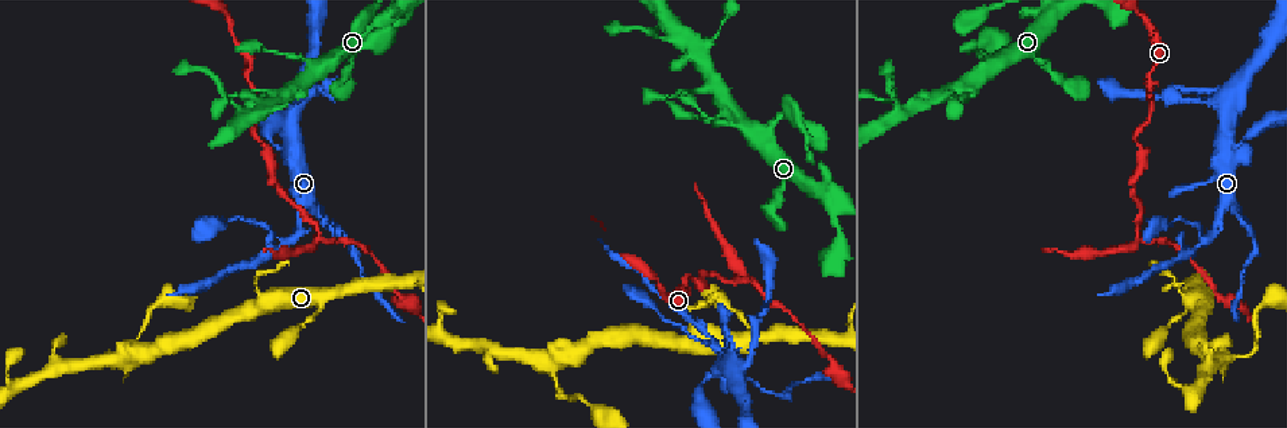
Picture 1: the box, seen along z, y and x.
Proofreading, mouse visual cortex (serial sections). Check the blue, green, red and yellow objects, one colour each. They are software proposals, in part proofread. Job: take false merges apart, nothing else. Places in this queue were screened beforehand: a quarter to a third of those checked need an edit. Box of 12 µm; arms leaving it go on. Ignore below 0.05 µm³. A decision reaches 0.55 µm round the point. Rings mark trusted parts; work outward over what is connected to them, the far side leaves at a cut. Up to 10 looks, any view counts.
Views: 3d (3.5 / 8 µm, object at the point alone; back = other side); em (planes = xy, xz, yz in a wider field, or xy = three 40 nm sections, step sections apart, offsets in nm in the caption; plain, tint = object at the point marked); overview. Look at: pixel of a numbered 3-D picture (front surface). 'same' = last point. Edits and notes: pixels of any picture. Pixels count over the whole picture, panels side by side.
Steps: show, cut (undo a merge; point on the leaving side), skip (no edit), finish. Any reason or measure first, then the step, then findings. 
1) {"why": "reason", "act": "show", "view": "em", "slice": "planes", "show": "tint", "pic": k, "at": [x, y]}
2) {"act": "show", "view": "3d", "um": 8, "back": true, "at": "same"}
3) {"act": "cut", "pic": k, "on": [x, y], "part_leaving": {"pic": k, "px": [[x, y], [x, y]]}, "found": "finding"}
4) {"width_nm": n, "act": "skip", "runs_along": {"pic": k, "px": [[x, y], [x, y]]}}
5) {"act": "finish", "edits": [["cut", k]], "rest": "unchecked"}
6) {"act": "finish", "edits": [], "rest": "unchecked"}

{"why": "four-way junction", "act": "show", "view": "3d", "um": 3.5, "back": true, "pic": 1, "at": [744, 365]}

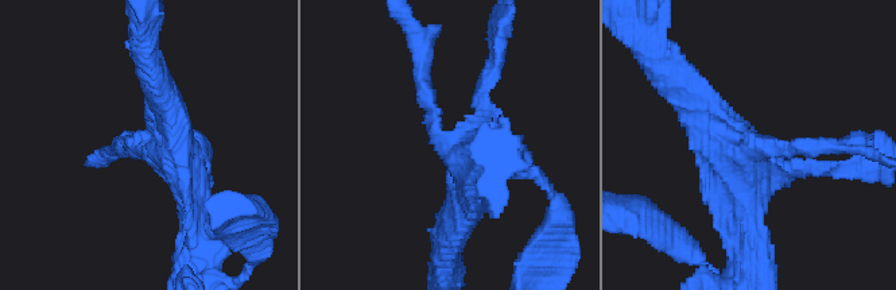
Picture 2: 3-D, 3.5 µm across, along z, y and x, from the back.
{"act": "show", "view": "em", "slice": "xy", "step": 2, "show": "tint", "pic": 2, "at": [151, 153]}

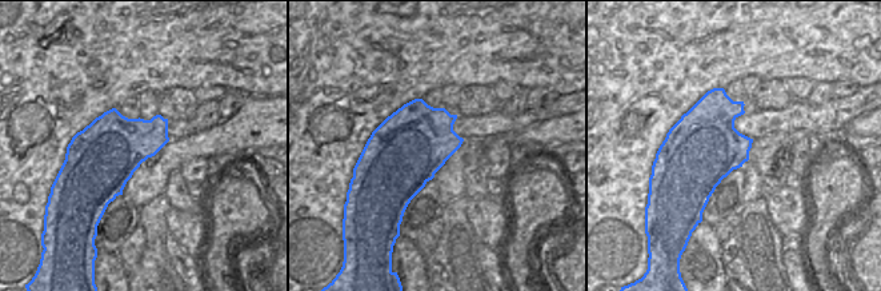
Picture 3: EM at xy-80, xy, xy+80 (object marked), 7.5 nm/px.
{"arm_widths_nm": [150, 200, 350, 400], "act": "skip", "runs_along": {"pic": 2, "px": [[748, 236], [741, 154], [682, 88]]}, "found": "all the same cell"}

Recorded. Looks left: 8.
{"why": "abrupt turn", "act": "show", "view": "3d", "um": 3.5, "pic": 1, "at": [320, 235]}

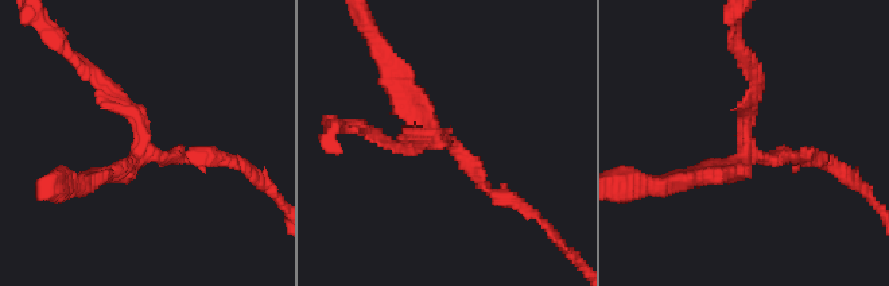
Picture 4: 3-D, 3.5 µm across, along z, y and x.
{"arms": 3, "arm_widths_nm": [150, 150, 250], "act": "show", "view": "em", "slice": "planes", "show": "tint", "pic": 4, "at": [144, 147]}

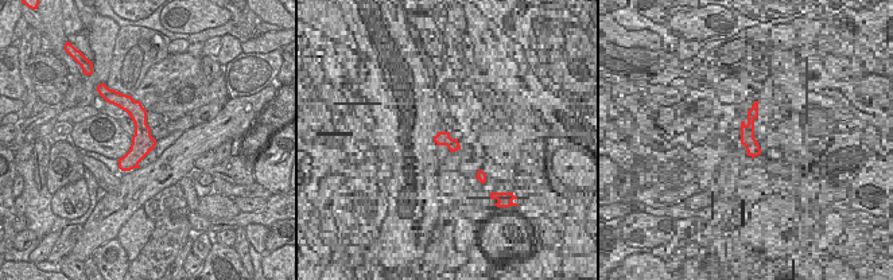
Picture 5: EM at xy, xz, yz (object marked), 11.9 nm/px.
{"act": "skip", "runs_along": {"pic": 4, "px": [[90, 70], [152, 154], [202, 154]]}, "found": "all the same cell"}

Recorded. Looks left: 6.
{"why": "sudden change in width", "act": "show", "view": "3d", "um": 3.5, "back": true, "pic": 1, "at": [1237, 214]}

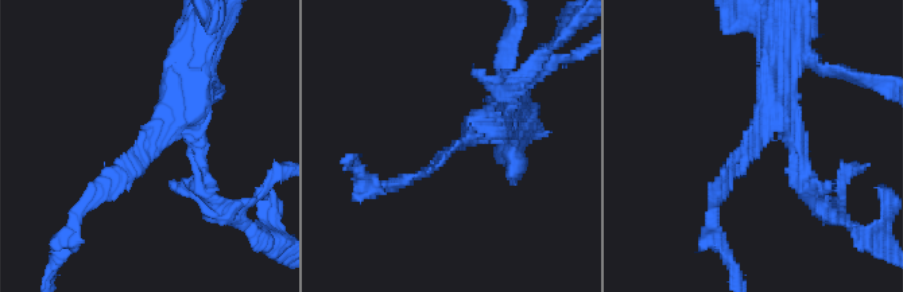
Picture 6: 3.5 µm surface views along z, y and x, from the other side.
{"act": "show", "view": "em", "slice": "xy", "step": 5, "show": "tint", "pic": 6, "at": [153, 145]}

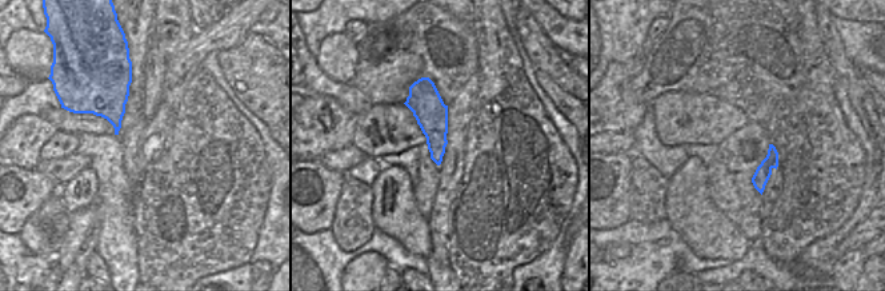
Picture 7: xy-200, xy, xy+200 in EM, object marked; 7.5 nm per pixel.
{"arm_widths_nm": [150, 400], "act": "skip", "runs_along": {"pic": 6, "px": [[196, 73], [154, 151], [92, 197]]}, "found": "continuous, no second cell"}

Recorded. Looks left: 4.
{"why": "calibre changes", "act": "show", "view": "3d", "um": 8, "pic": 1, "at": [727, 126]}

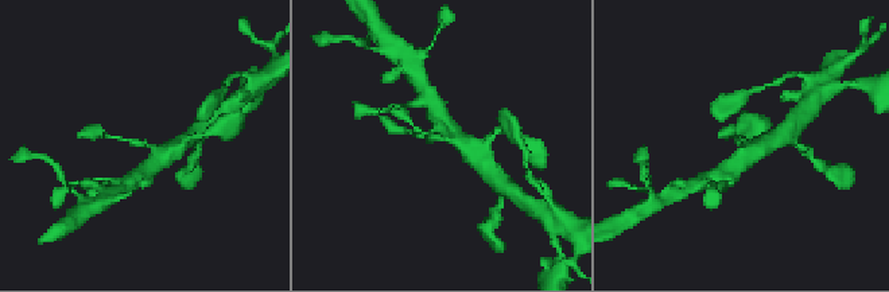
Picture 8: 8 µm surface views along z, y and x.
{"act": "show", "view": "3d", "um": 3.5, "pic": 8, "at": [743, 147]}

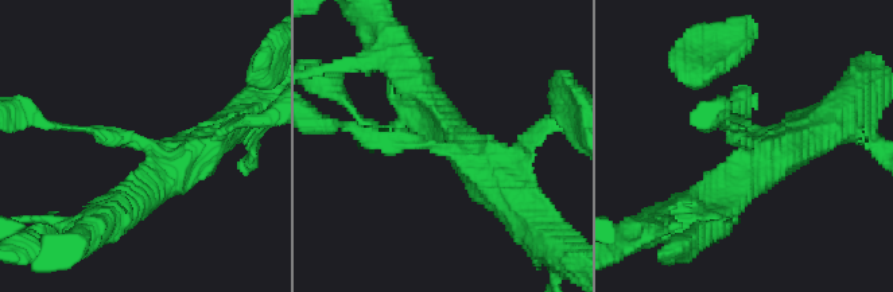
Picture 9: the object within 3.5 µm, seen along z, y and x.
{"arm_widths_nm": [100, 500], "act": "show", "view": "em", "slice": "xy", "step": 2, "show": "tint", "pic": 9, "at": [744, 140]}

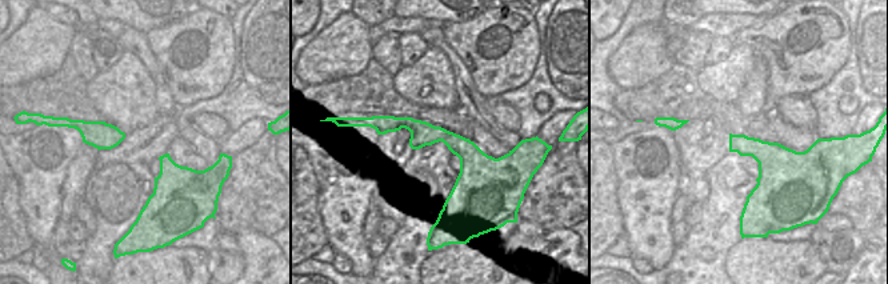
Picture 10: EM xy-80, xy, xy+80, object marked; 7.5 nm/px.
{"act": "skip", "runs_along": {"pic": 9, "px": [[489, 175], [455, 147], [344, 127]]}, "found": "all the same cell"}

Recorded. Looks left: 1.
{"act": "finish", "edits": [], "rest": "unchecked"}

